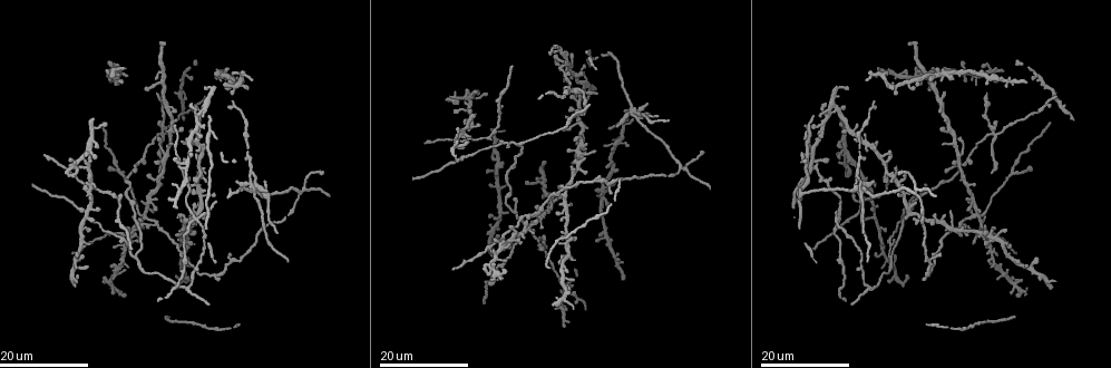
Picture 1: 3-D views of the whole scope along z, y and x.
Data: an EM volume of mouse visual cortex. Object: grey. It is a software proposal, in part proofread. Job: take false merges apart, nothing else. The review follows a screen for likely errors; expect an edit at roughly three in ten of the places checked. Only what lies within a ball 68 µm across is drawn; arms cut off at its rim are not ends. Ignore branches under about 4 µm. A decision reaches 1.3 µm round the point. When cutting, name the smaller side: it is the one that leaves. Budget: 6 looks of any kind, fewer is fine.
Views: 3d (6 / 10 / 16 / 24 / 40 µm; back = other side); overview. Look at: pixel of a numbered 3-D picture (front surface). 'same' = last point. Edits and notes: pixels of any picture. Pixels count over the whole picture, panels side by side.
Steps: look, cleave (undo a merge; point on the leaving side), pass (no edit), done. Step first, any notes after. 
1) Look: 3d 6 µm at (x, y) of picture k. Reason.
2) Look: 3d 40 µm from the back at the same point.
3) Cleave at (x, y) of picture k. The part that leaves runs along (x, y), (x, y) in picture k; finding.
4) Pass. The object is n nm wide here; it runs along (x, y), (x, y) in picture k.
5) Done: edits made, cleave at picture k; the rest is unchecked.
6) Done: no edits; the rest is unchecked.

Look: 3d 24 µm at (501, 267) of picture 1. Arms part here.

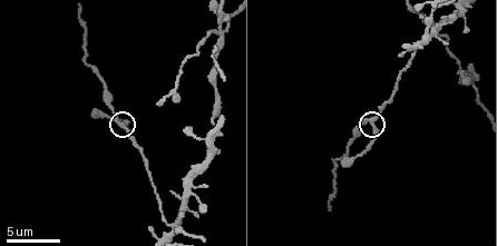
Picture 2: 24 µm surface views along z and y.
Look: 3d 6 µm at (372, 123) of picture 2.

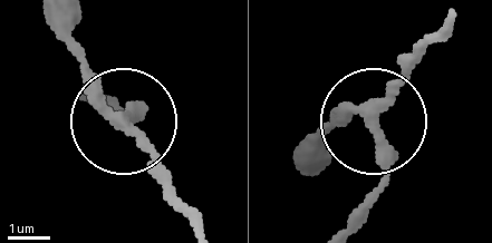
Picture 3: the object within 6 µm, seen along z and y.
Look: 3d 6 µm from the back at (117, 118) of picture 3.

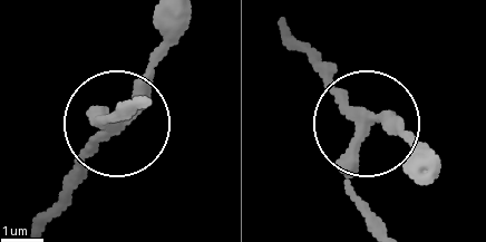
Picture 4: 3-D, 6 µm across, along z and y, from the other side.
Pass. The object is 290 nm wide here; it runs along (37, 222), (116, 115) in picture 4; continuous, no second neuron.

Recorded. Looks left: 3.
Look: 3d 16 µm at (164, 155) of picture 1. Arms part here.

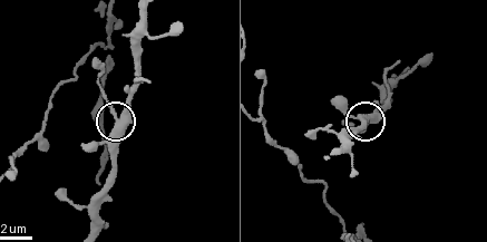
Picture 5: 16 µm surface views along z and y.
Look: 3d 6 µm at (119, 119) of picture 5. Zoom in.

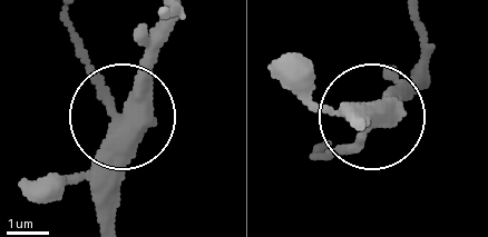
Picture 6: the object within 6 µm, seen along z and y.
Pass. The side arm is 5 µm long; continuous, no second neuron.

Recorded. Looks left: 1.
Look: 3d 16 µm at (220, 31) of picture 2. Four-way junction.

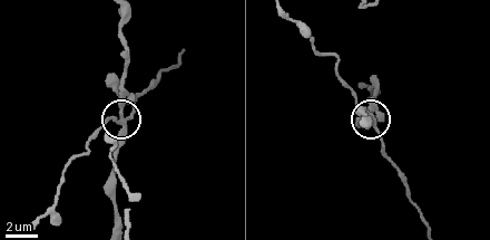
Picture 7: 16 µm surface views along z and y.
Cleave at (130, 101) of picture 7. The object is 240 nm wide here; the part that leaves runs along (121, 123), (125, 68), (121, 16) in picture 7; a second neuron is stuck on.

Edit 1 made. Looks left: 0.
Done: edits made, cleave at picture 7; the rest is unchecked.

